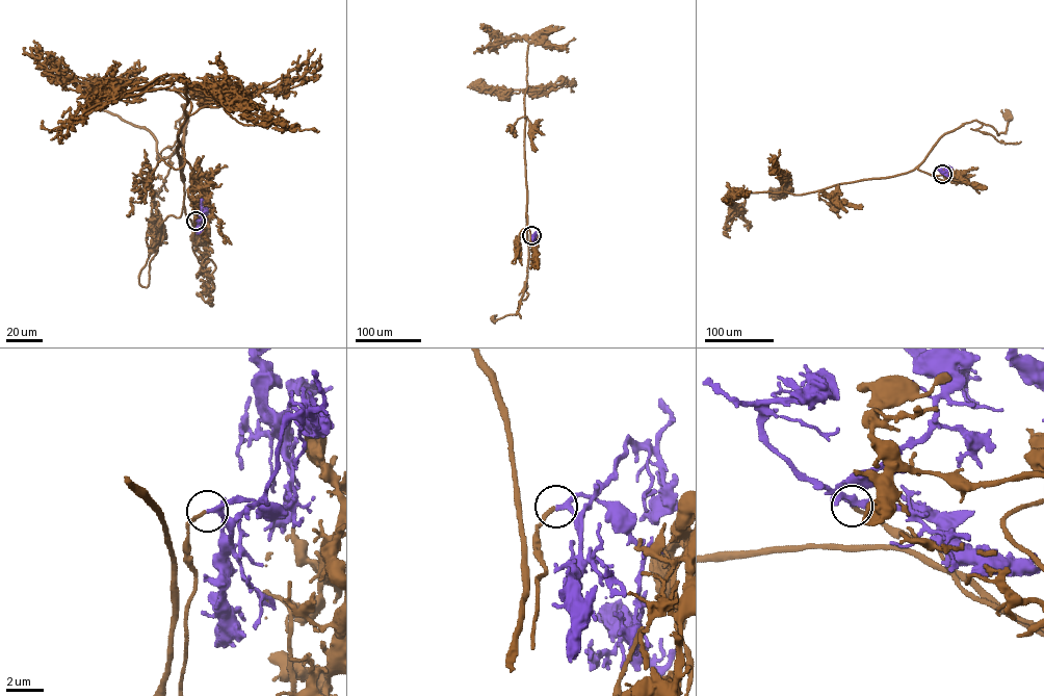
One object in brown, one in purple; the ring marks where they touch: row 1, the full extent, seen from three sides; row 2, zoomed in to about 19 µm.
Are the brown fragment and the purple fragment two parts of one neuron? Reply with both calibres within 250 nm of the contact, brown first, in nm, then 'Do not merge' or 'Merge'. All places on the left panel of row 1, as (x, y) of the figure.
Thickness 190 nm (brown) against 200 nm. Merge

